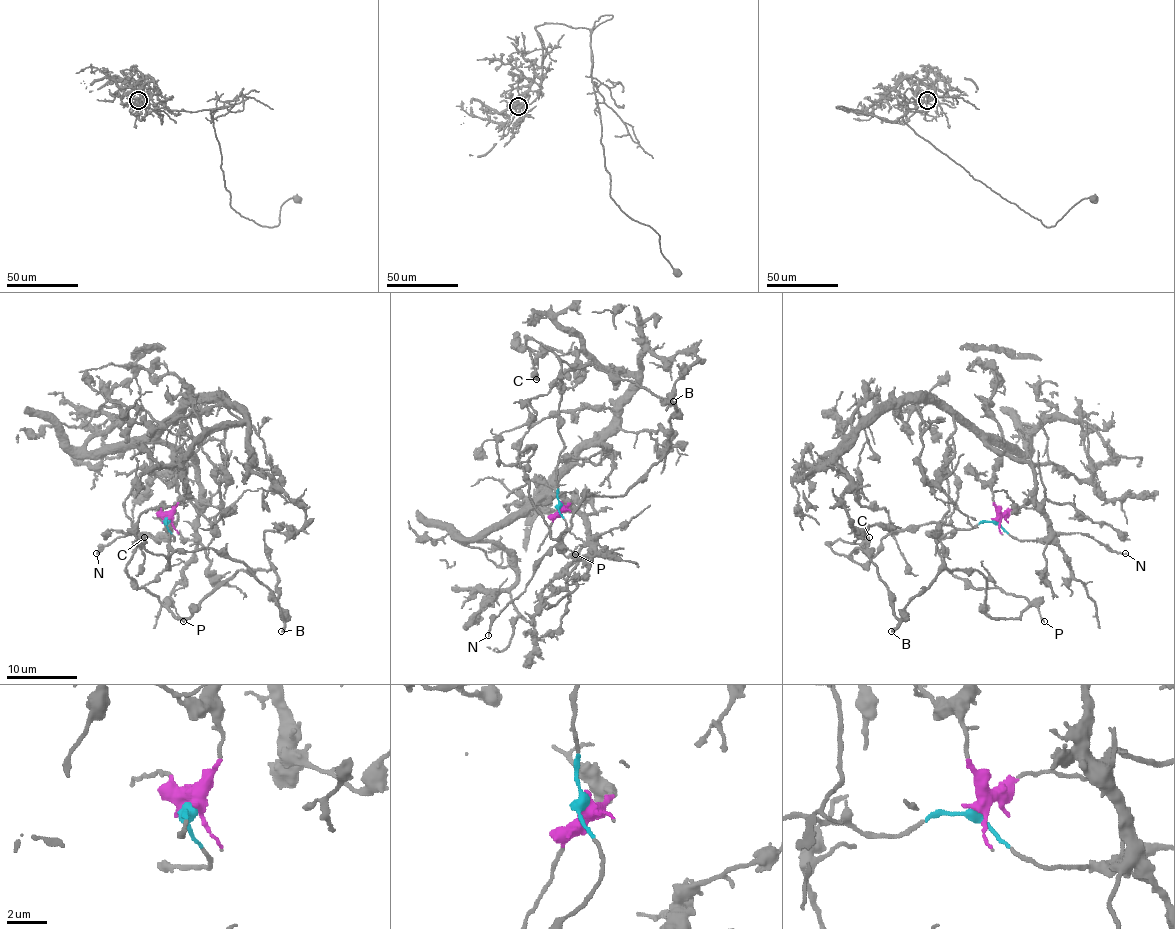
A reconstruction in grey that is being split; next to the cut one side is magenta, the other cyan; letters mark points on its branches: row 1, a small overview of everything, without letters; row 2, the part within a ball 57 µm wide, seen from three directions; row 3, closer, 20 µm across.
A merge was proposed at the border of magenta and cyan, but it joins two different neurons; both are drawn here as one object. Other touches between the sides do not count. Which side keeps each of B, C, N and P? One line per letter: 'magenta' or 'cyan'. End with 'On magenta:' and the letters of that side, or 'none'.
B: cyan
C: cyan
N: cyan
P: cyan
On magenta: none

